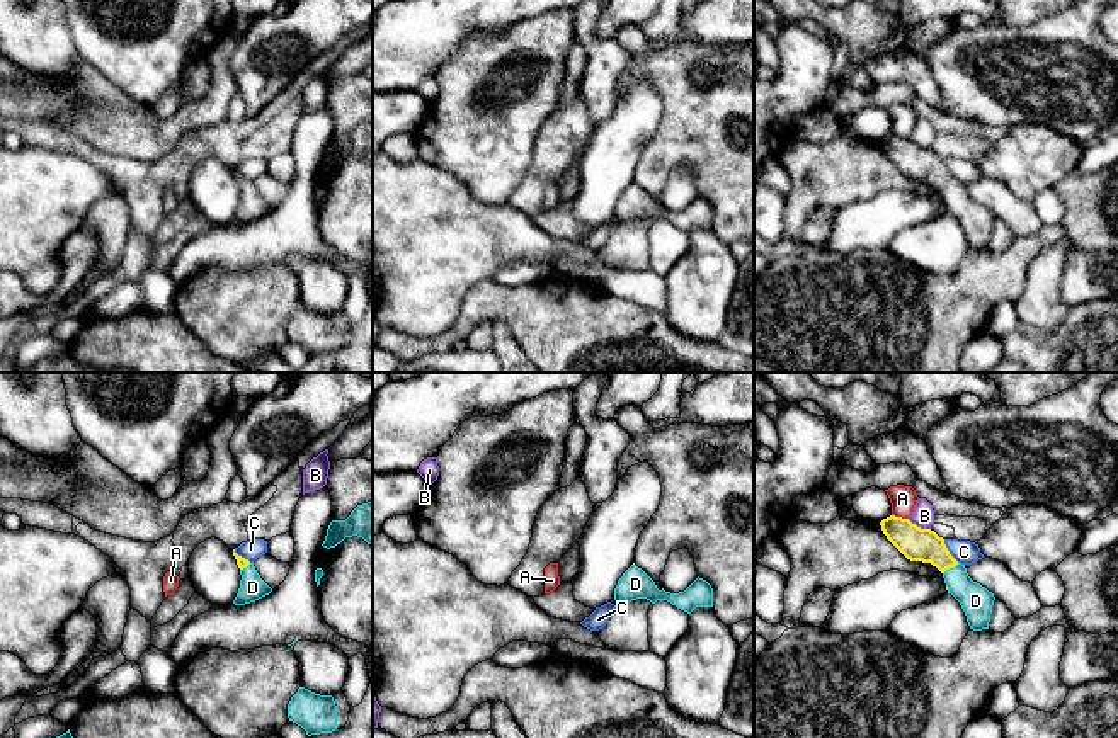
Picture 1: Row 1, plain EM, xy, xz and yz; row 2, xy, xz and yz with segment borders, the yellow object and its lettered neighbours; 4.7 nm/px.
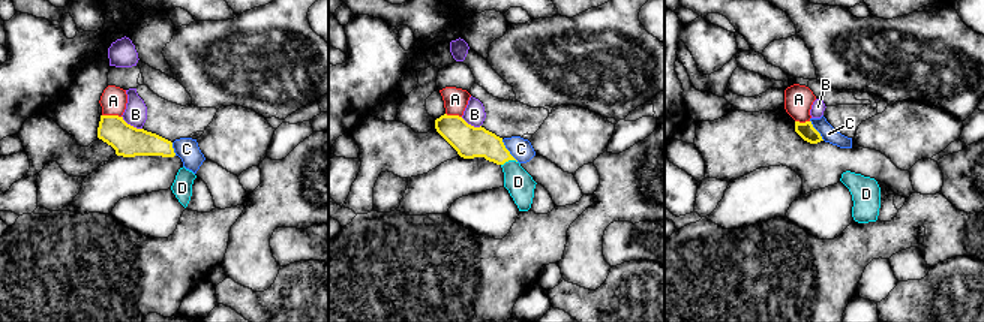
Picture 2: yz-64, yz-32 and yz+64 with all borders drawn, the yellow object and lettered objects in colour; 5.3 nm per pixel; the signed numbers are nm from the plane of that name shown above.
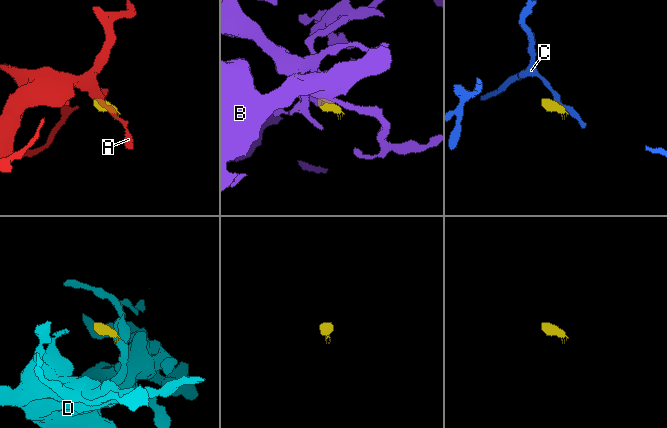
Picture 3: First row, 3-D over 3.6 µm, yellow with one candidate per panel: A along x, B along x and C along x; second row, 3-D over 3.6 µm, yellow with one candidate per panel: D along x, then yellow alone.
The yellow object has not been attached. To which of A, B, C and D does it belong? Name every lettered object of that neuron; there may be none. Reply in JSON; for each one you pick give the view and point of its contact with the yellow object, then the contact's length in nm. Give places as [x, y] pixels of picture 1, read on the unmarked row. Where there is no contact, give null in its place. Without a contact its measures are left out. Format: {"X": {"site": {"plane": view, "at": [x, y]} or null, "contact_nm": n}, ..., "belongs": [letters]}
{"D": {"site": {"plane": "yz", "at": [950, 186]}, "contact_nm": 90}, "belongs": ["D"]}

